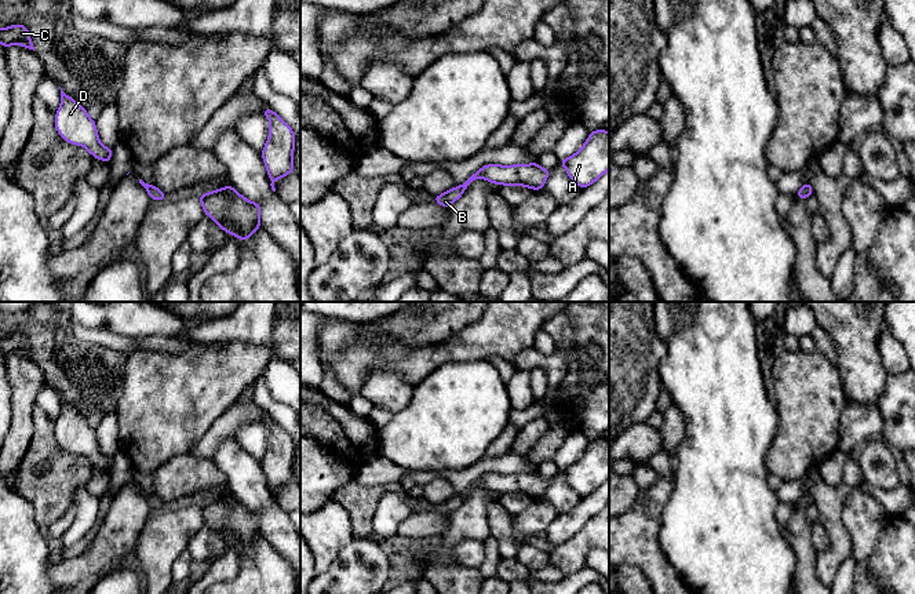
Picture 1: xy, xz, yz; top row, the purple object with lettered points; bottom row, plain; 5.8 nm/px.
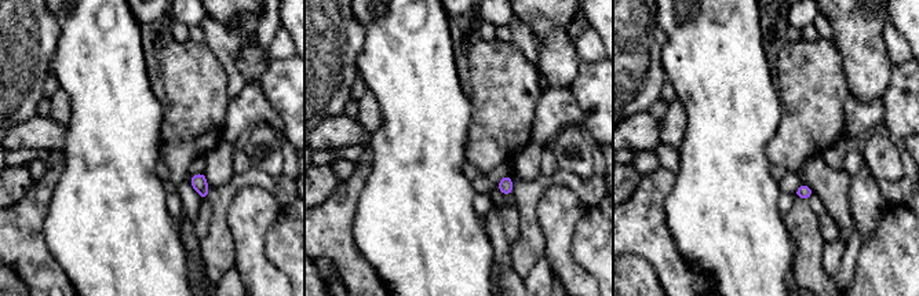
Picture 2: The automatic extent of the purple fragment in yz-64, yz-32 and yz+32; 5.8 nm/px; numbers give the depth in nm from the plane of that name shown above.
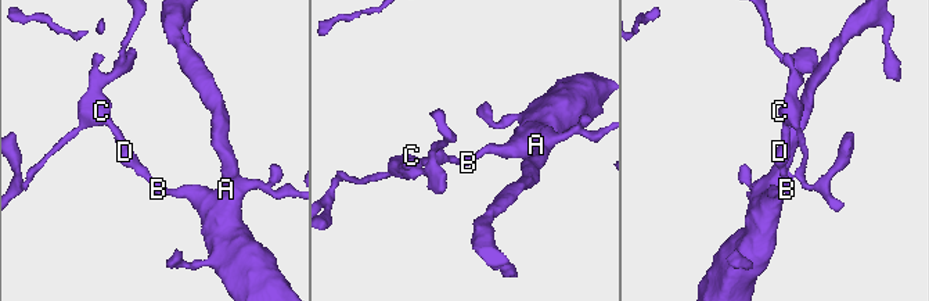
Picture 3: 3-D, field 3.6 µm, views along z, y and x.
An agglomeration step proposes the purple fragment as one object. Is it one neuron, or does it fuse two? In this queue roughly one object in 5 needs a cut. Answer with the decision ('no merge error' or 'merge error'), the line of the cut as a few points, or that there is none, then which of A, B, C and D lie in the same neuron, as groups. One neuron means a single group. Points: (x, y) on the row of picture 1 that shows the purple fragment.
no merge error | no cut | A B C D

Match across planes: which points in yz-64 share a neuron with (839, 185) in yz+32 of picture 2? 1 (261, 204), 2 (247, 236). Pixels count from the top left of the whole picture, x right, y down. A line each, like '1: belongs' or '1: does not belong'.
1: does not belong
2: does not belong

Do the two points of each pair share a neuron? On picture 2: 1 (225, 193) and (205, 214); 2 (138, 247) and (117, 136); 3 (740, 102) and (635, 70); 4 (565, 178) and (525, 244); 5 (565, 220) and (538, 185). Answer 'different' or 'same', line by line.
1: different
2: same
3: different
4: same
5: different

